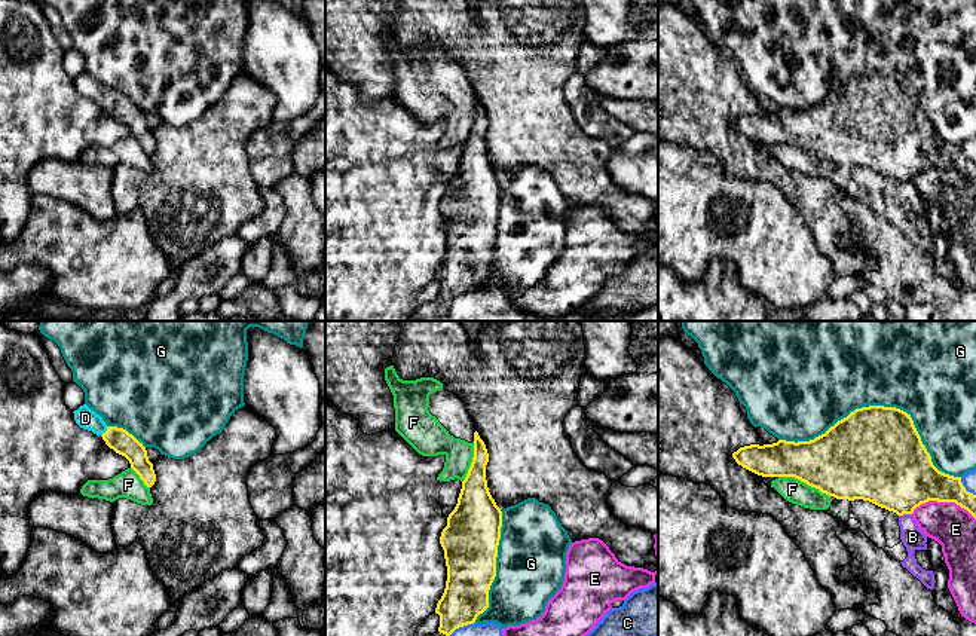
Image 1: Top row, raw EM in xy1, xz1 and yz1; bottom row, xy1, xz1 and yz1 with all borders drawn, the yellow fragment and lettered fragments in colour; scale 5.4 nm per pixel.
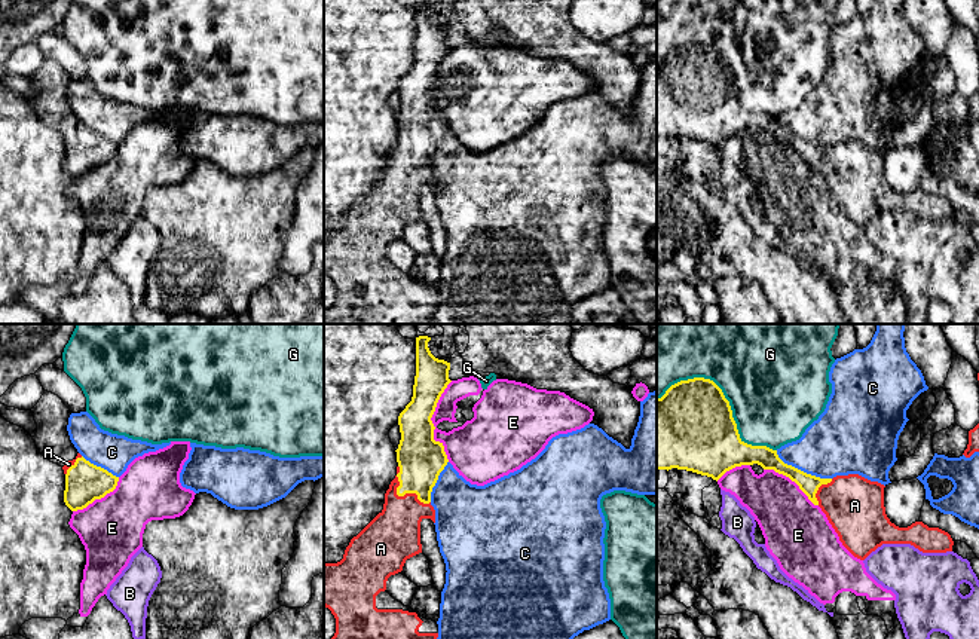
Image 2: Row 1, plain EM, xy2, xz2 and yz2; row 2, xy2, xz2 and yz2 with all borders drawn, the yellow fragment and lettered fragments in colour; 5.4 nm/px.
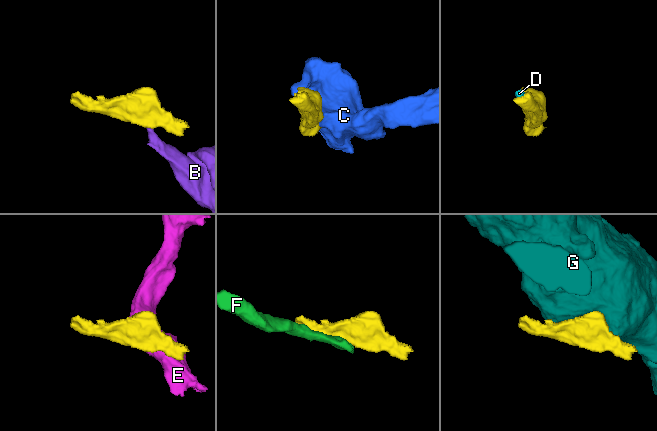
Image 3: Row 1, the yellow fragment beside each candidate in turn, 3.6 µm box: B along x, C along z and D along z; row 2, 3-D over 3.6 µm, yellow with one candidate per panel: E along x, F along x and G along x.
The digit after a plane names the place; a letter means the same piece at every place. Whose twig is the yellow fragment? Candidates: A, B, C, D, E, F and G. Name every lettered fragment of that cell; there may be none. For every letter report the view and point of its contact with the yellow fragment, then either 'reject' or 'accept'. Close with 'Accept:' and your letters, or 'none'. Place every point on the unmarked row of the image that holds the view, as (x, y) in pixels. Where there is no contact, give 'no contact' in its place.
A: xz2 (400, 162) | accept
B: yz1 (903, 180) | reject
C: yz2 (802, 138) | reject
D: xy1 (106, 98) | accept
E: xz2 (431, 89) | reject
F: yz1 (804, 149) | reject
G: yz1 (881, 73) | reject
Accept: A, D

